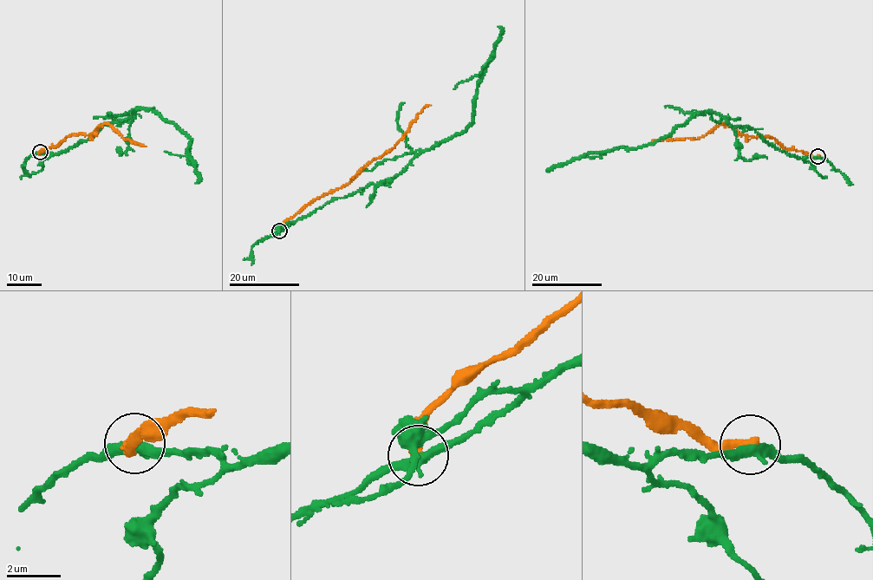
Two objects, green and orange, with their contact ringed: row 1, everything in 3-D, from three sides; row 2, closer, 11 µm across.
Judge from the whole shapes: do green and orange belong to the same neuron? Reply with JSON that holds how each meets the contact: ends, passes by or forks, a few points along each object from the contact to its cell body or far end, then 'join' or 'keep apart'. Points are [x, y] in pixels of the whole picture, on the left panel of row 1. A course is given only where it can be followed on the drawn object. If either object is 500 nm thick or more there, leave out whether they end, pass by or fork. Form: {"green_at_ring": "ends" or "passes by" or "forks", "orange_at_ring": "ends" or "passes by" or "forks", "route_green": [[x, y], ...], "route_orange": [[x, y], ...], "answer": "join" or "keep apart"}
{"green_at_ring": "passes by", "orange_at_ring": "ends", "route_green": [[40, 152], [63, 153], [107, 123], [129, 121], [140, 108], [152, 110], [190, 140], [185, 153], [196, 184]], "route_orange": [[40, 152], [55, 147], [70, 135], [88, 135], [102, 124], [107, 123], [125, 140], [146, 146]], "answer": "keep apart"}

